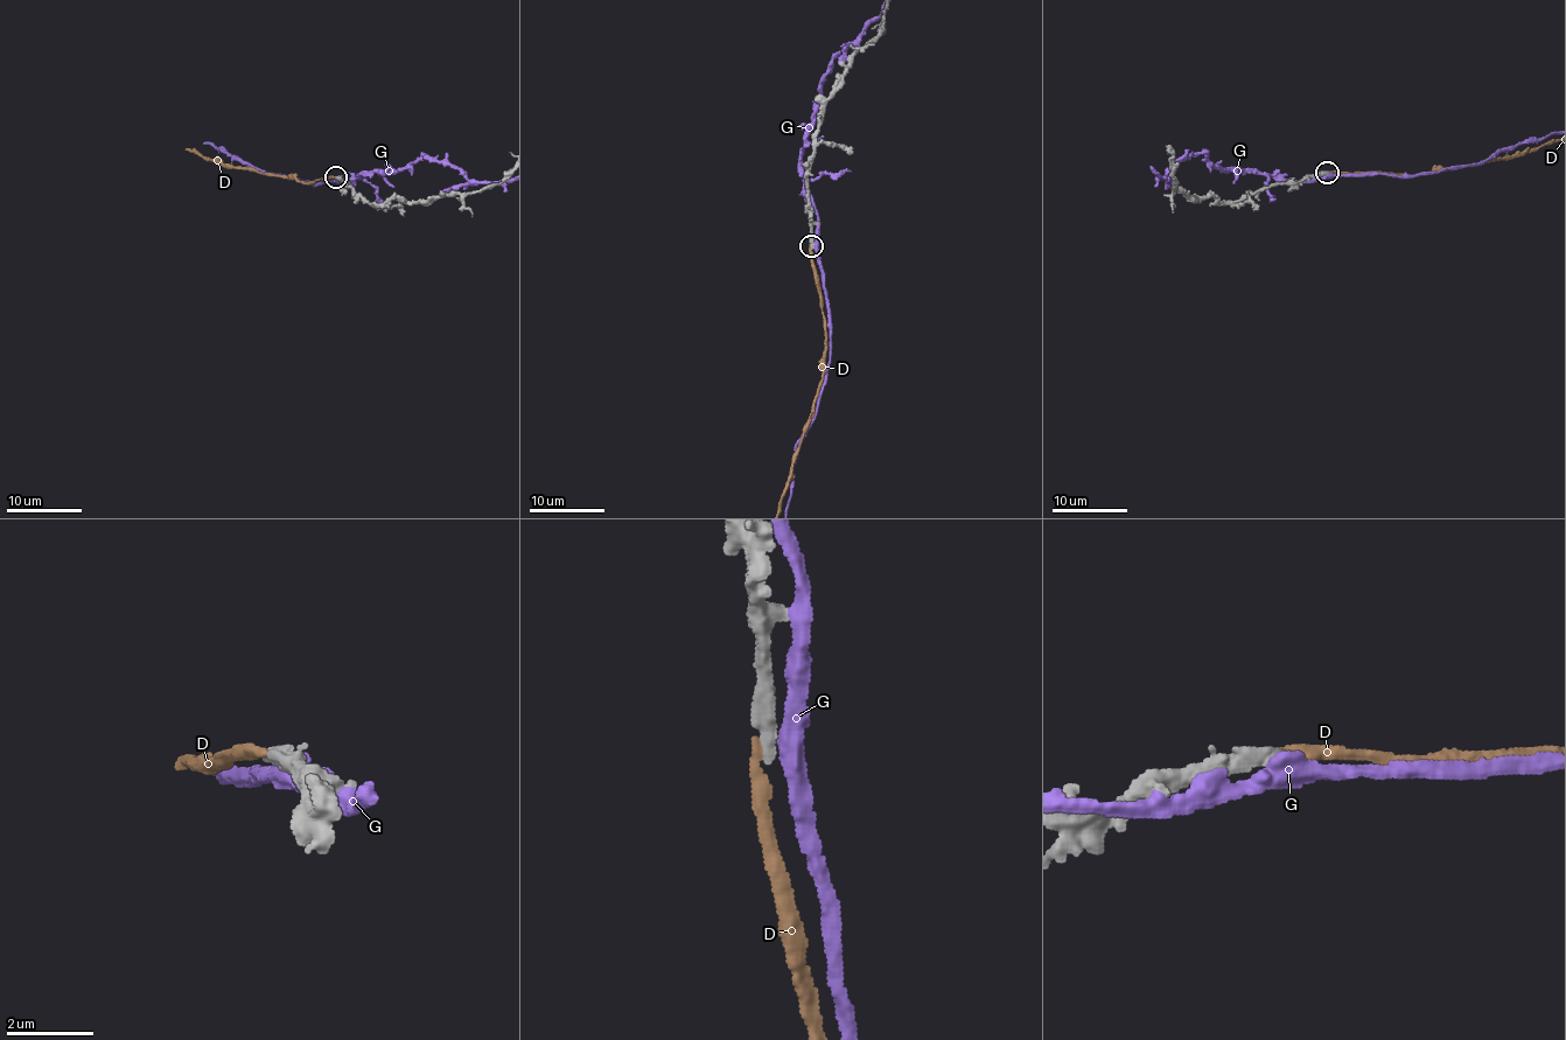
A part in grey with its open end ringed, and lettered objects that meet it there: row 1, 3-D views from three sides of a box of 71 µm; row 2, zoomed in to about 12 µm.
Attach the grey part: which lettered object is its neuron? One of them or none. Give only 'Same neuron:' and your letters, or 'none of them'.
Same neuron: D

